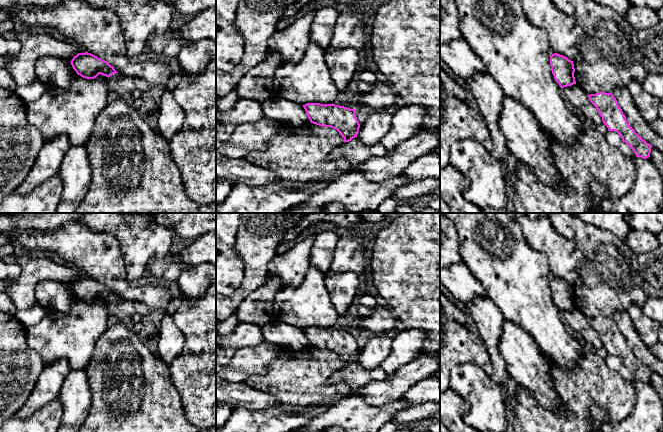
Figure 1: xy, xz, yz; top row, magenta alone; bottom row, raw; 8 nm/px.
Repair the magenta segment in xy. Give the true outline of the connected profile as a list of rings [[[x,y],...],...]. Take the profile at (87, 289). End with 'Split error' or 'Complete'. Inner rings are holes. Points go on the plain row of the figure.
[[[88,276],[78,277],[70,287],[76,297],[86,303],[94,303],[99,298],[109,302],[118,297],[107,285]]]. Complete

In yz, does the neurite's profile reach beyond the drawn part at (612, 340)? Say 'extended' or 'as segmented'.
as segmented

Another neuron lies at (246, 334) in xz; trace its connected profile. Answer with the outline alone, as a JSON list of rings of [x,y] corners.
[[[240,322],[229,335],[216,332],[216,363],[225,366],[239,347],[251,347],[263,341],[261,328],[254,323]]]

